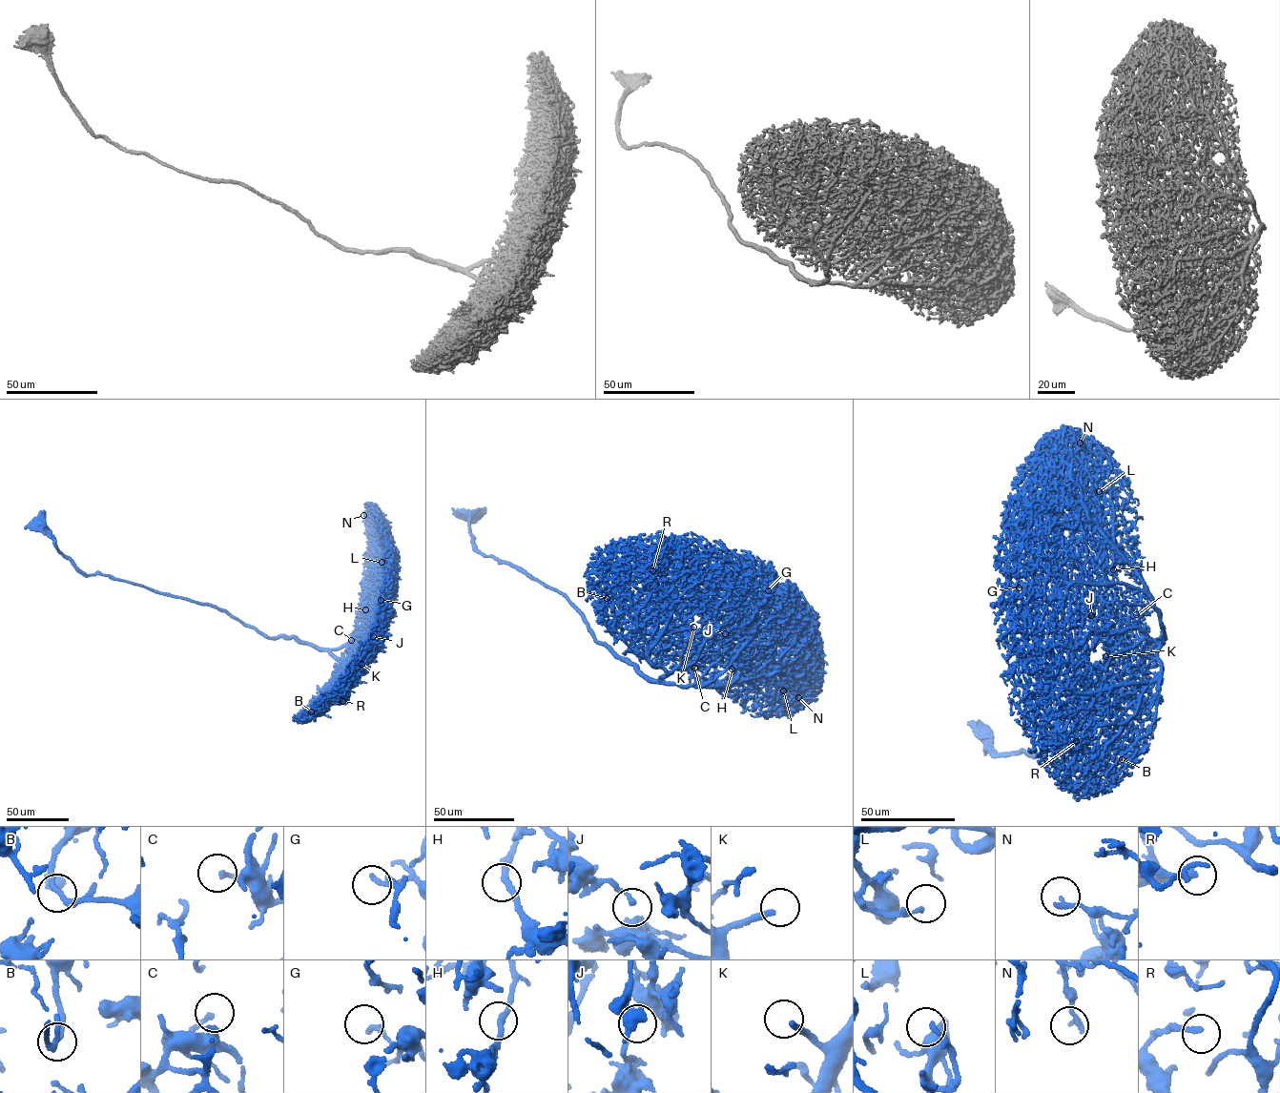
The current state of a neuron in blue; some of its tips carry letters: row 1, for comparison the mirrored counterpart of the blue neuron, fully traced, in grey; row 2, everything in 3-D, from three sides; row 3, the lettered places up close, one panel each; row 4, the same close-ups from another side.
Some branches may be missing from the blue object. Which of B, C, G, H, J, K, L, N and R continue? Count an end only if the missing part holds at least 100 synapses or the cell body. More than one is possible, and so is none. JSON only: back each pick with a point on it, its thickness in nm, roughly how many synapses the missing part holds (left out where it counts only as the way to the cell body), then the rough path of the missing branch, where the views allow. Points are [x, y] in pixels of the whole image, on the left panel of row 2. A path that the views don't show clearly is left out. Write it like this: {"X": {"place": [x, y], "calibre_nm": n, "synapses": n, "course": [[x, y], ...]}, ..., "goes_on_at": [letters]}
{"K": {"place": [361, 664], "calibre_nm": 240, "synapses": 170}, "goes_on_at": ["K"]}

